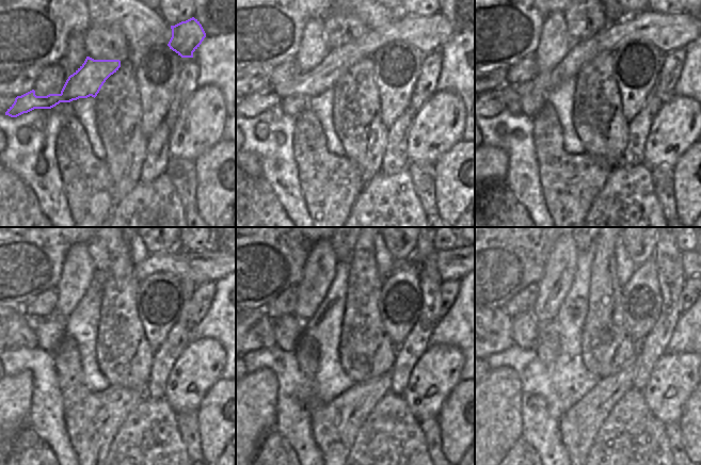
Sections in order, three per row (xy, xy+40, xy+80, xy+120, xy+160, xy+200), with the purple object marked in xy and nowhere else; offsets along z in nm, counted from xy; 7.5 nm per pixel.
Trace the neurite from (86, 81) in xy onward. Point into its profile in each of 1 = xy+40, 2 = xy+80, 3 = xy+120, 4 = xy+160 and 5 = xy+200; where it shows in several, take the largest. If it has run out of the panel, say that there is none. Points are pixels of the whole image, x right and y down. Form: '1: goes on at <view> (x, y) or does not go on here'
1: goes on at xy+40 (428, 34)
2: goes on at xy+80 (670, 32)
3: goes on at xy+120 (204, 266)
4: goes on at xy+160 (452, 265)
5: goes on at xy+200 (691, 261)

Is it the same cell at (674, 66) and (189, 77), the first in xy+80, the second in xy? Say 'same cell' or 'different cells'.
same cell

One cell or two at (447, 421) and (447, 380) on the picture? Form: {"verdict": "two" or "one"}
{"verdict": "two"}

